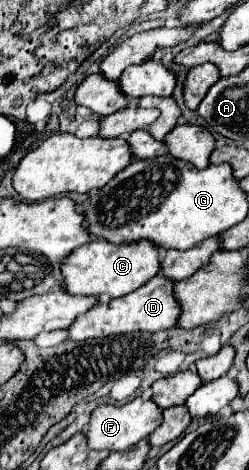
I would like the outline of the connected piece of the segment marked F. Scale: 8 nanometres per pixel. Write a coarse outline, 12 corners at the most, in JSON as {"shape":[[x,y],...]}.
{"shape":[[142,396],[100,406],[86,426],[94,450],[126,450],[162,422]]}

